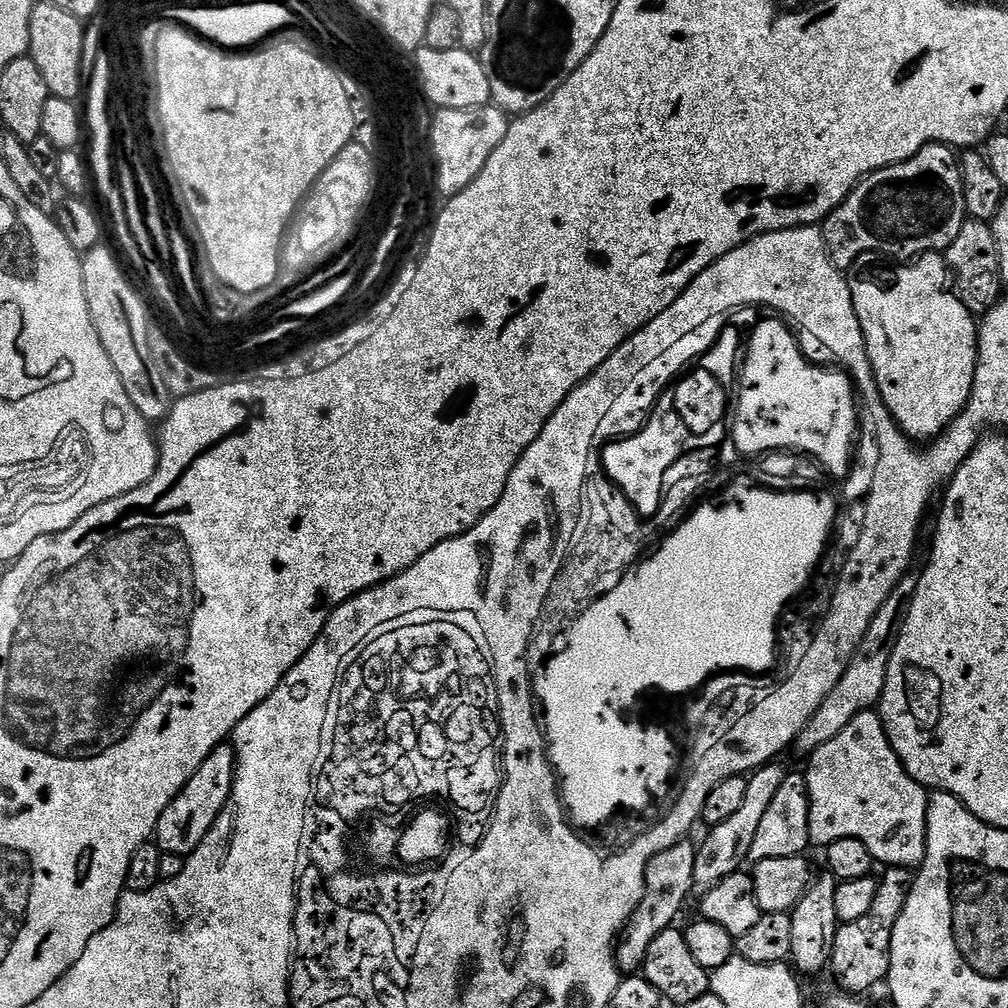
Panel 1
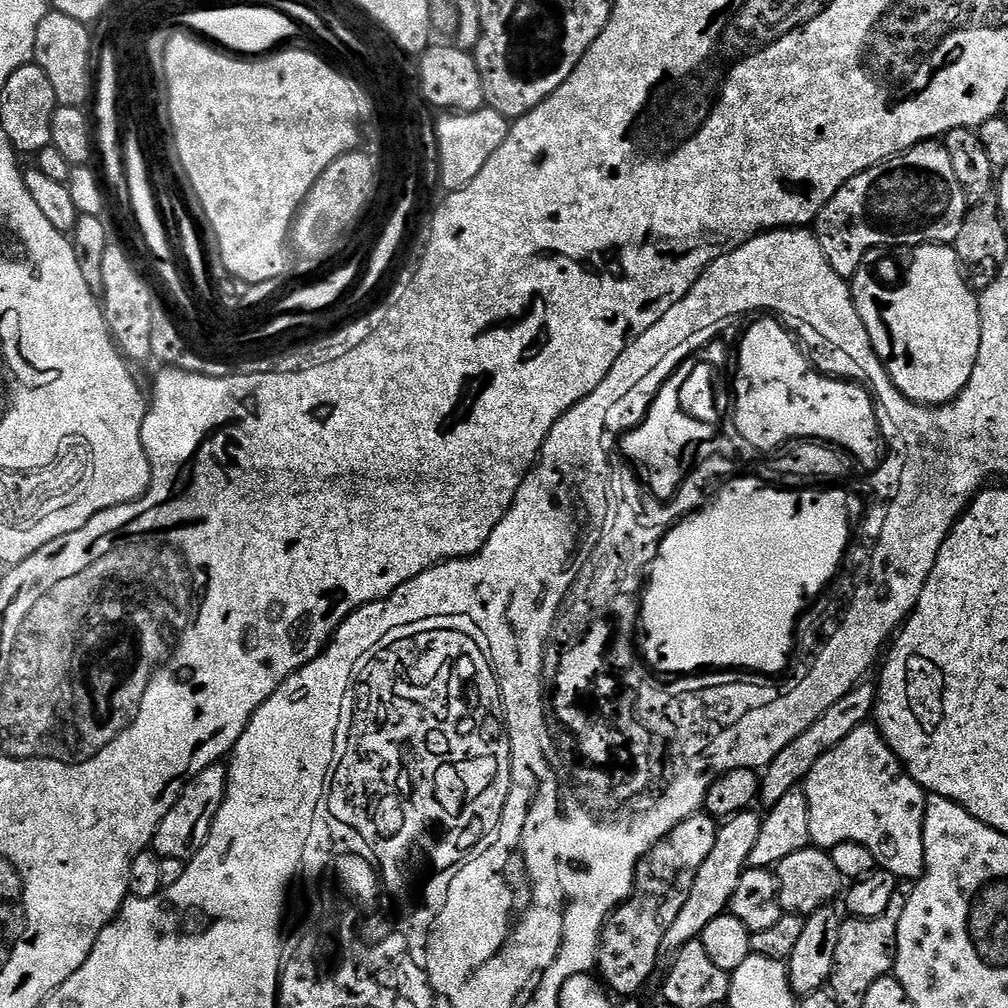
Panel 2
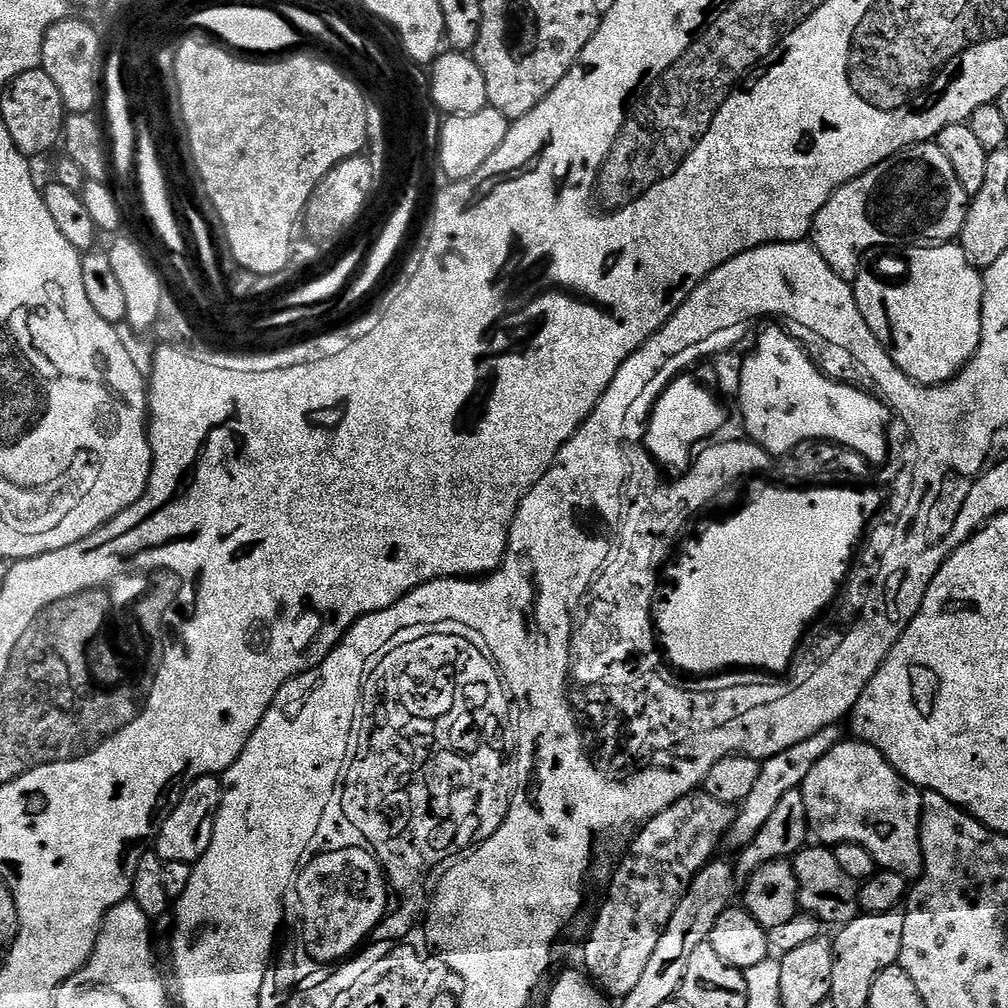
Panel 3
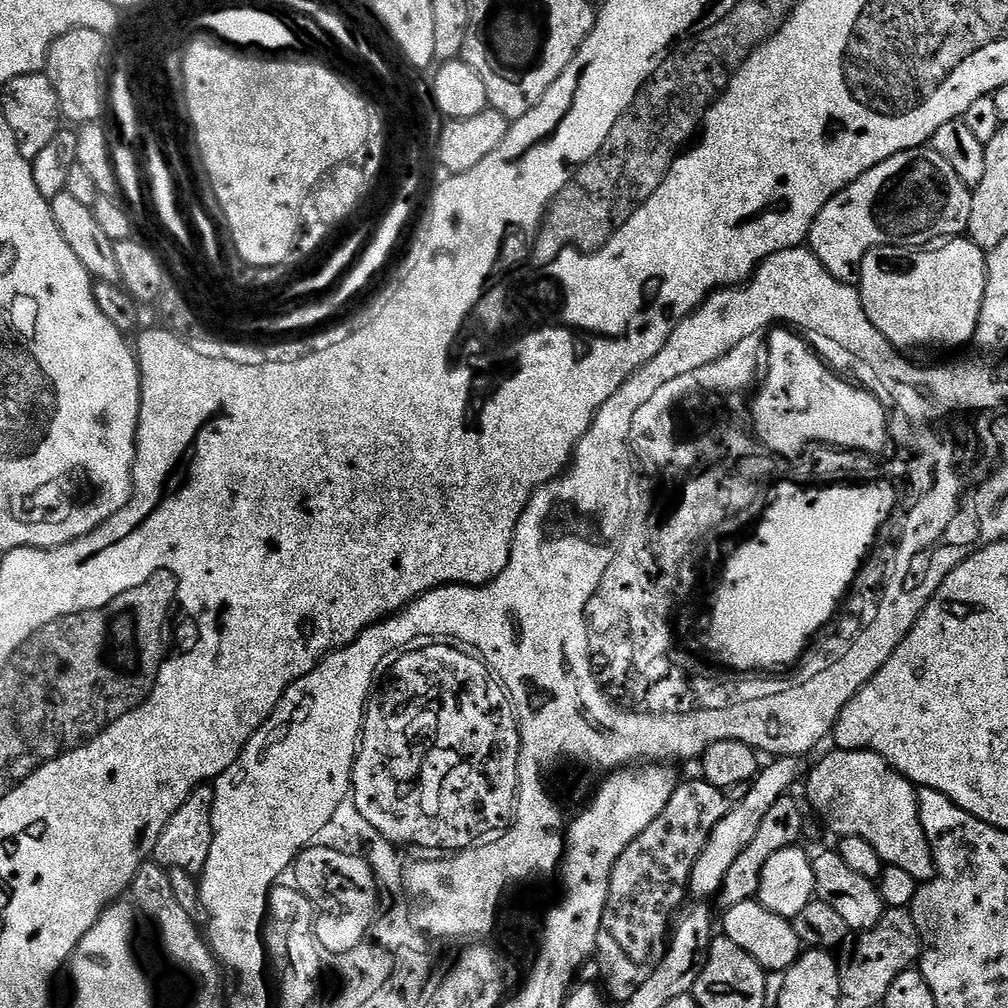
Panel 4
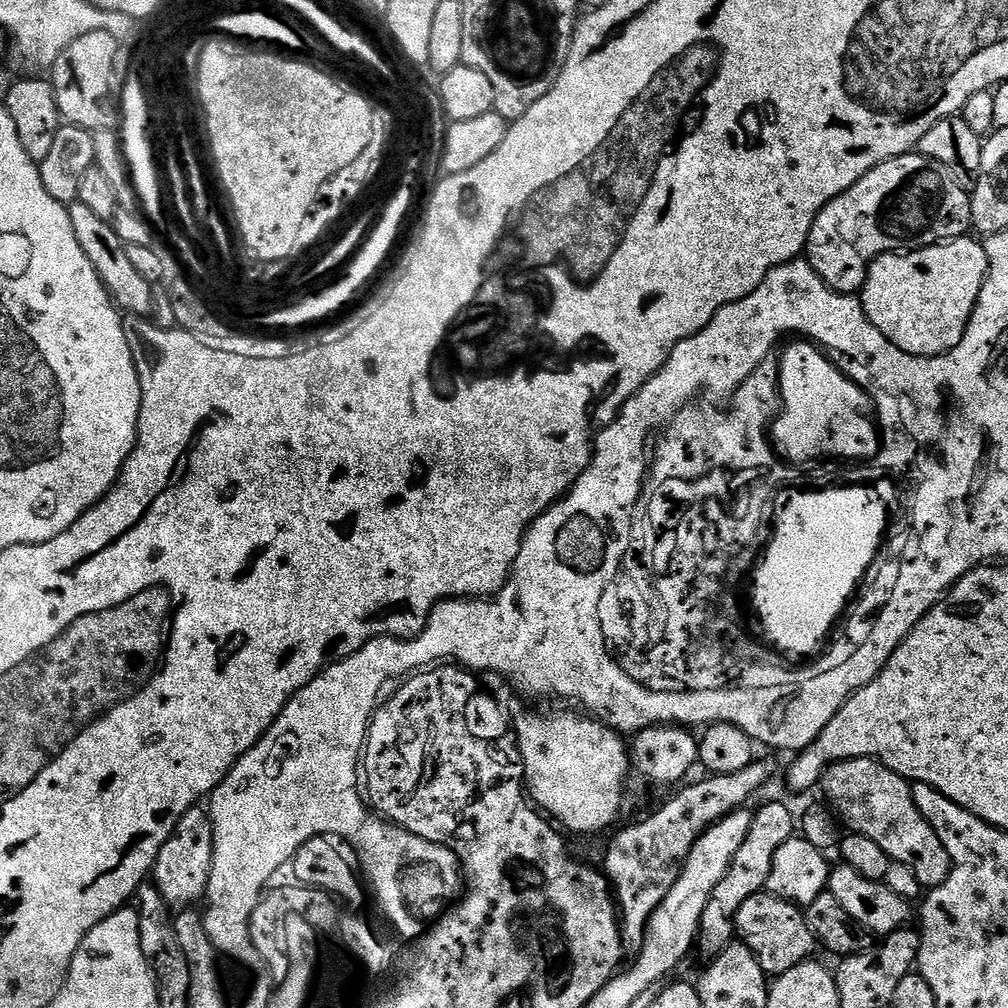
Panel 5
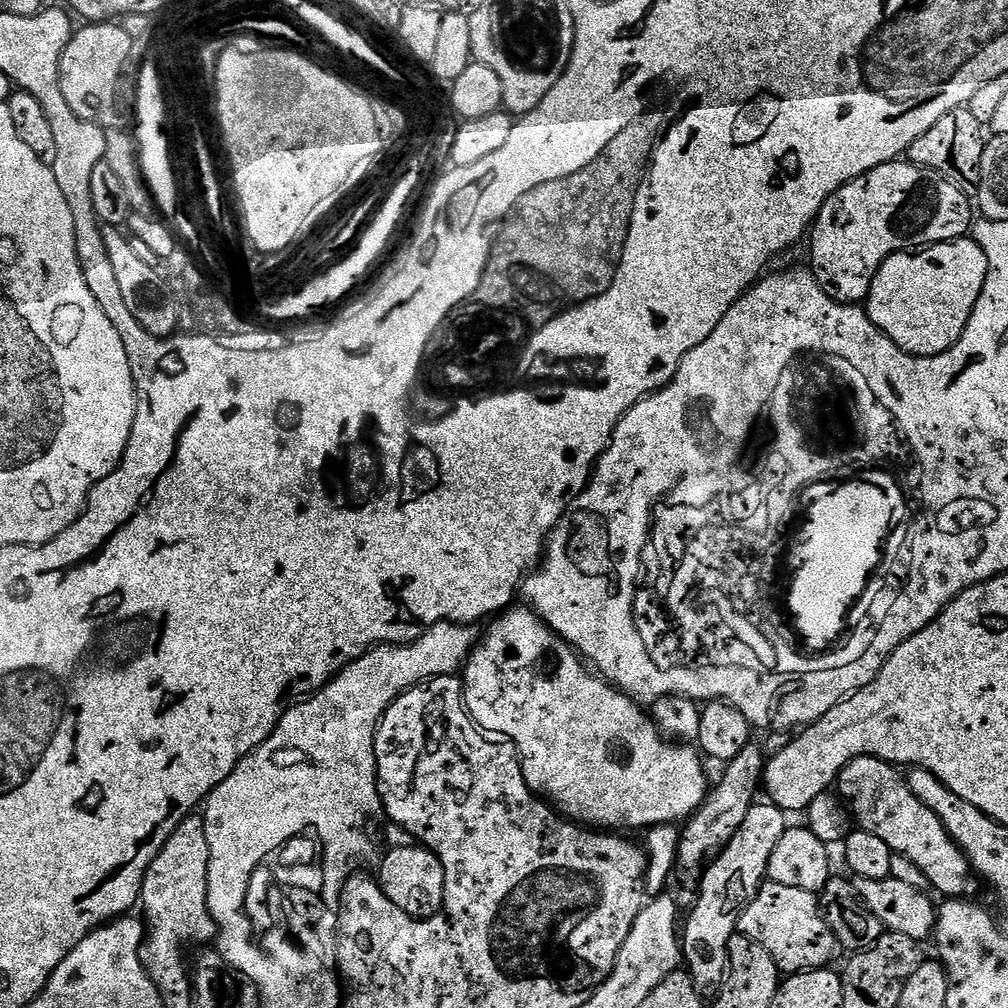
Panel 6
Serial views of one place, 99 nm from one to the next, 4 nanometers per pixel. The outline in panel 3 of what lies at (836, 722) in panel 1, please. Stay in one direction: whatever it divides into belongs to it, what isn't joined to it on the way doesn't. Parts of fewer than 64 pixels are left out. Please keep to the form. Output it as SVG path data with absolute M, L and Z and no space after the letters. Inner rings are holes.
M840 724L826 726L818 730L818 734L806 738L806 742L798 742L798 746L790 746L790 750L782 750L782 754L774 754L763 761L756 783L750 789L750 795L744 799L743 804L739 805L736 821L728 830L726 844L729 844L733 850L739 850L750 843L758 834L758 830L766 826L766 821L769 820L770 814L774 814L774 809L778 807L780 799L785 794L797 791L813 766L822 762L822 758L826 758L826 754L830 754L830 750L834 750L834 746L840 743L842 739L840 730L842 730Z

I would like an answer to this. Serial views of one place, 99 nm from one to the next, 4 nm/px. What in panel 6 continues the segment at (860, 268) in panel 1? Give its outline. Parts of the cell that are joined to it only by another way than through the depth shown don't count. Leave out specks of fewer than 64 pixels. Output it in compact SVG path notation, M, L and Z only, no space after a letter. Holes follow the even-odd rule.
M975 239L947 240L945 244L929 244L919 250L896 252L882 262L868 292L866 311L869 318L896 343L912 356L937 356L950 350L962 338L970 322L970 314L982 294L986 282L988 259Z

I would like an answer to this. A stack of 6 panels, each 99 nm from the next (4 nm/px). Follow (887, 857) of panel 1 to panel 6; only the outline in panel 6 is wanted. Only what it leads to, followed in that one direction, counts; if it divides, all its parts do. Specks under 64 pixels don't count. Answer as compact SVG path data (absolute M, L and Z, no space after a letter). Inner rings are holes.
M869 757L870 776L862 776L859 761L851 762L840 771L838 796L846 805L851 819L858 823L859 831L878 834L893 854L910 858L922 874L926 874L929 885L941 892L941 897L958 898L965 895L968 880L973 871L960 845L952 839L942 821L910 790L907 779L899 776L893 765L885 760Z

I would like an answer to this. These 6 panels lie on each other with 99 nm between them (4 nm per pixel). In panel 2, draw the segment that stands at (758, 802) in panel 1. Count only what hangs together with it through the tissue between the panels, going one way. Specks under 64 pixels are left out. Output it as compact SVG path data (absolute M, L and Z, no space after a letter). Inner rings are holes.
M749 810L739 812L737 816L727 817L717 827L714 850L710 850L706 862L702 862L702 867L698 869L698 878L694 878L694 886L690 886L690 898L686 898L686 906L682 906L678 918L674 918L674 926L666 930L664 948L670 950L669 953L675 954L692 940L700 939L706 926L714 922L714 918L723 916L729 911L734 890L738 890L738 882L748 868L750 850L754 850L754 842L758 842L761 819L761 813Z

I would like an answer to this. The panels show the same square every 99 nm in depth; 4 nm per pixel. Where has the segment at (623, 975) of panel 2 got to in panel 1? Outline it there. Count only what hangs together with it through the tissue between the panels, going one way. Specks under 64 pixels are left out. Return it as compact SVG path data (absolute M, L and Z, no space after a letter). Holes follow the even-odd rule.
M685 838L680 843L662 850L662 854L655 856L646 870L646 886L644 887L644 901L632 915L616 946L616 965L621 973L636 974L644 967L650 946L662 934L662 930L673 927L677 923L680 911L688 900L688 895L694 892L694 866L696 865L697 845L691 844L691 839Z

